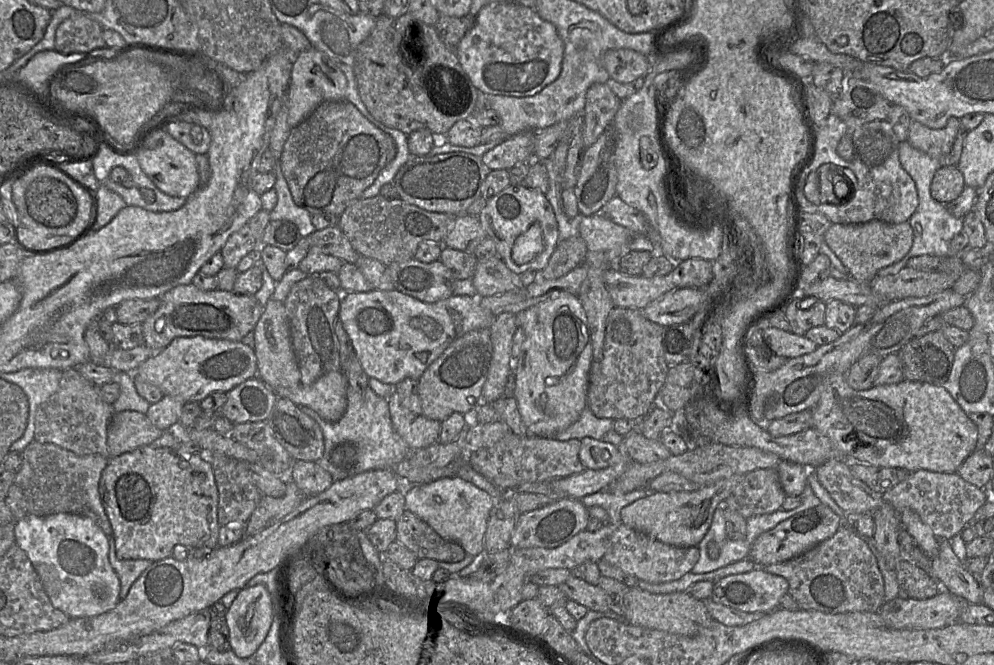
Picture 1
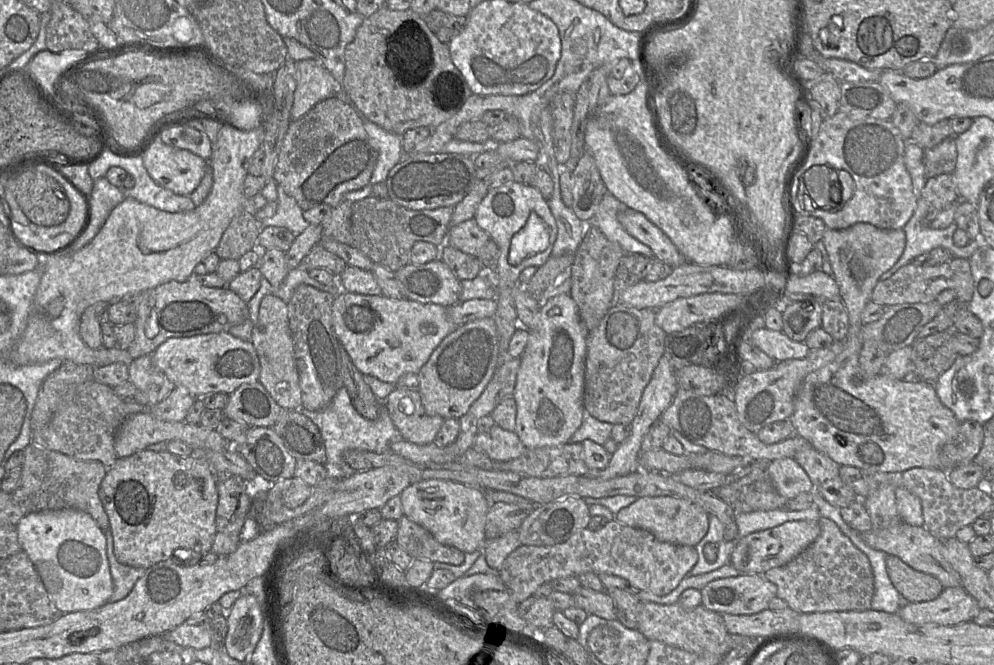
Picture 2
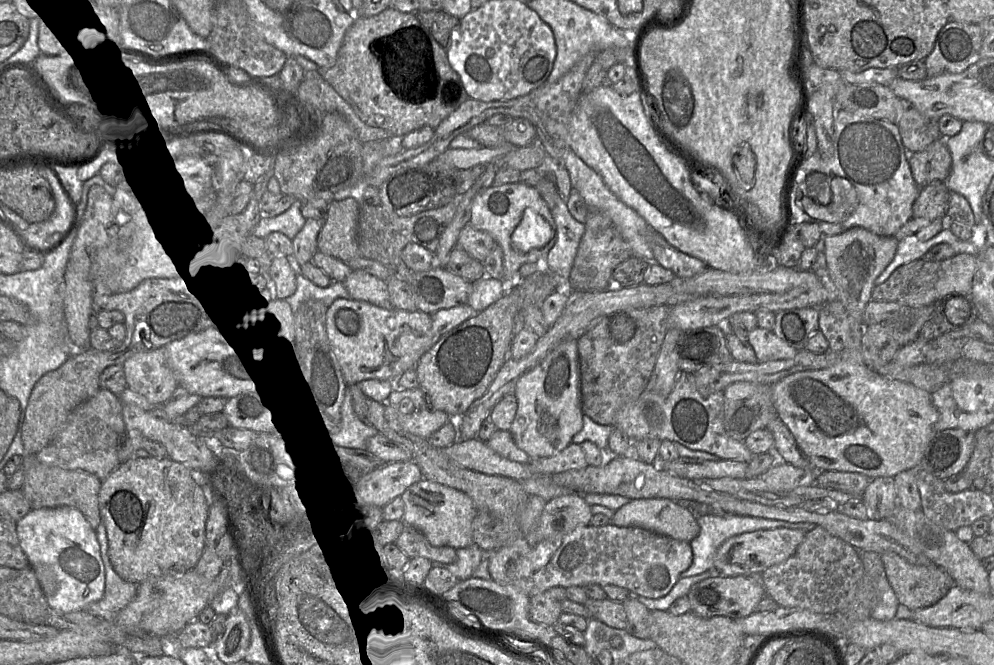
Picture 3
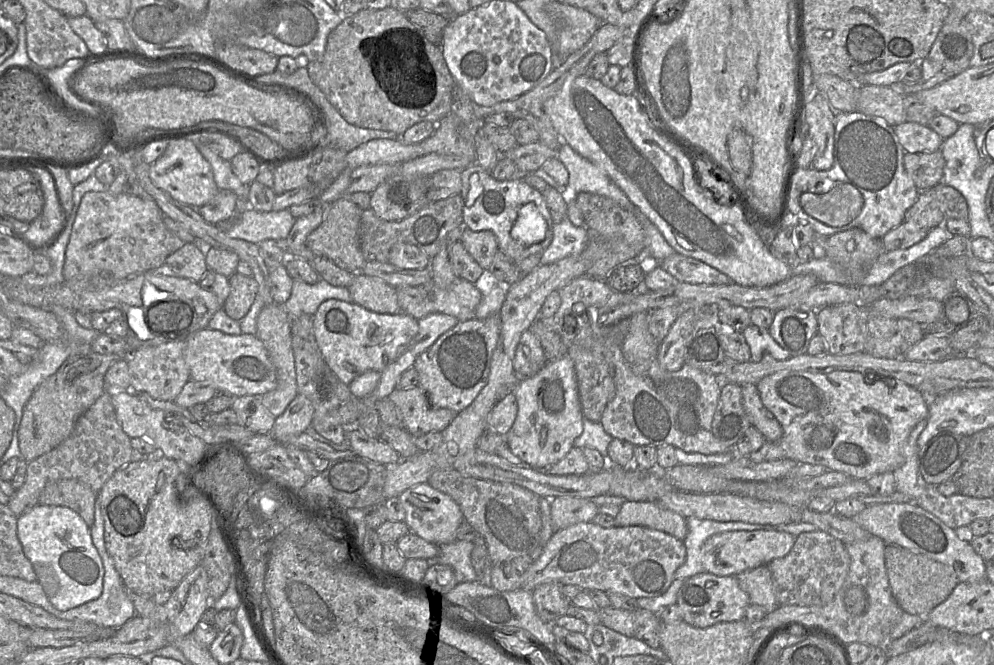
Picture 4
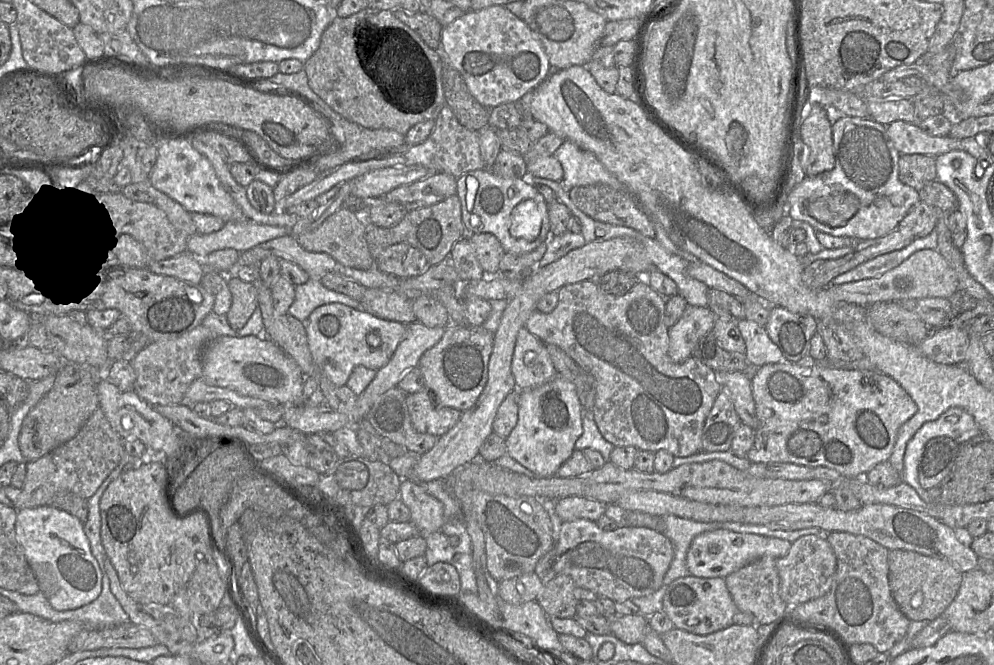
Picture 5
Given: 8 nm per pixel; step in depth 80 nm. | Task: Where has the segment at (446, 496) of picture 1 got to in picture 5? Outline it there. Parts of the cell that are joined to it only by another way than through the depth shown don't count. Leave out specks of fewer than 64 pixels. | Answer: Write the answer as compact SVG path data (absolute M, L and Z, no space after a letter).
M409 478L401 480L399 499L411 512L410 522L424 538L438 531L444 524L442 503L429 495L418 481Z

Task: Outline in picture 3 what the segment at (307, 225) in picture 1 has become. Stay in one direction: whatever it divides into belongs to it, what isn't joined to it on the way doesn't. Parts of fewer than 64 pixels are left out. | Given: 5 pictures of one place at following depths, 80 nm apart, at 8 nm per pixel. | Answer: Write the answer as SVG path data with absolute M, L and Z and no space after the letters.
M296 201L286 211L275 217L262 214L251 234L264 239L272 232L281 232L291 240L294 239L306 221L300 211L301 204Z

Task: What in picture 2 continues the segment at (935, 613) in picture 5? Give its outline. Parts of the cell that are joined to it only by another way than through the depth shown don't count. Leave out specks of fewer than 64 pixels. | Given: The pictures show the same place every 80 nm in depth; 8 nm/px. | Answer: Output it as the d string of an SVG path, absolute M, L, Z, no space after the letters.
M886 555L885 561L892 584L908 602L934 600L944 589L938 579L912 568L897 556Z

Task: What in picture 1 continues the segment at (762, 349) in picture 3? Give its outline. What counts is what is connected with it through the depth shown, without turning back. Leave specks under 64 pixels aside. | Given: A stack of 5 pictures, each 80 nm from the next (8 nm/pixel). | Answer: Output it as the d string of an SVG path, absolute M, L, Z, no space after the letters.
M769 327L762 333L762 338L769 349L776 355L786 359L809 354L817 349L817 344L790 331Z

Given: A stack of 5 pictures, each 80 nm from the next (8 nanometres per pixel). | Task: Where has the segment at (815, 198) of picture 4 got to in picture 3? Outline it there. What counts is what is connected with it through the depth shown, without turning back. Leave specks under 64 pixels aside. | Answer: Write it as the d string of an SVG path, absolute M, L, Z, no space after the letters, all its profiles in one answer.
M834 177L831 181L832 199L829 204L821 205L808 195L800 199L801 207L812 218L828 223L846 220L857 208L856 188L846 179Z

